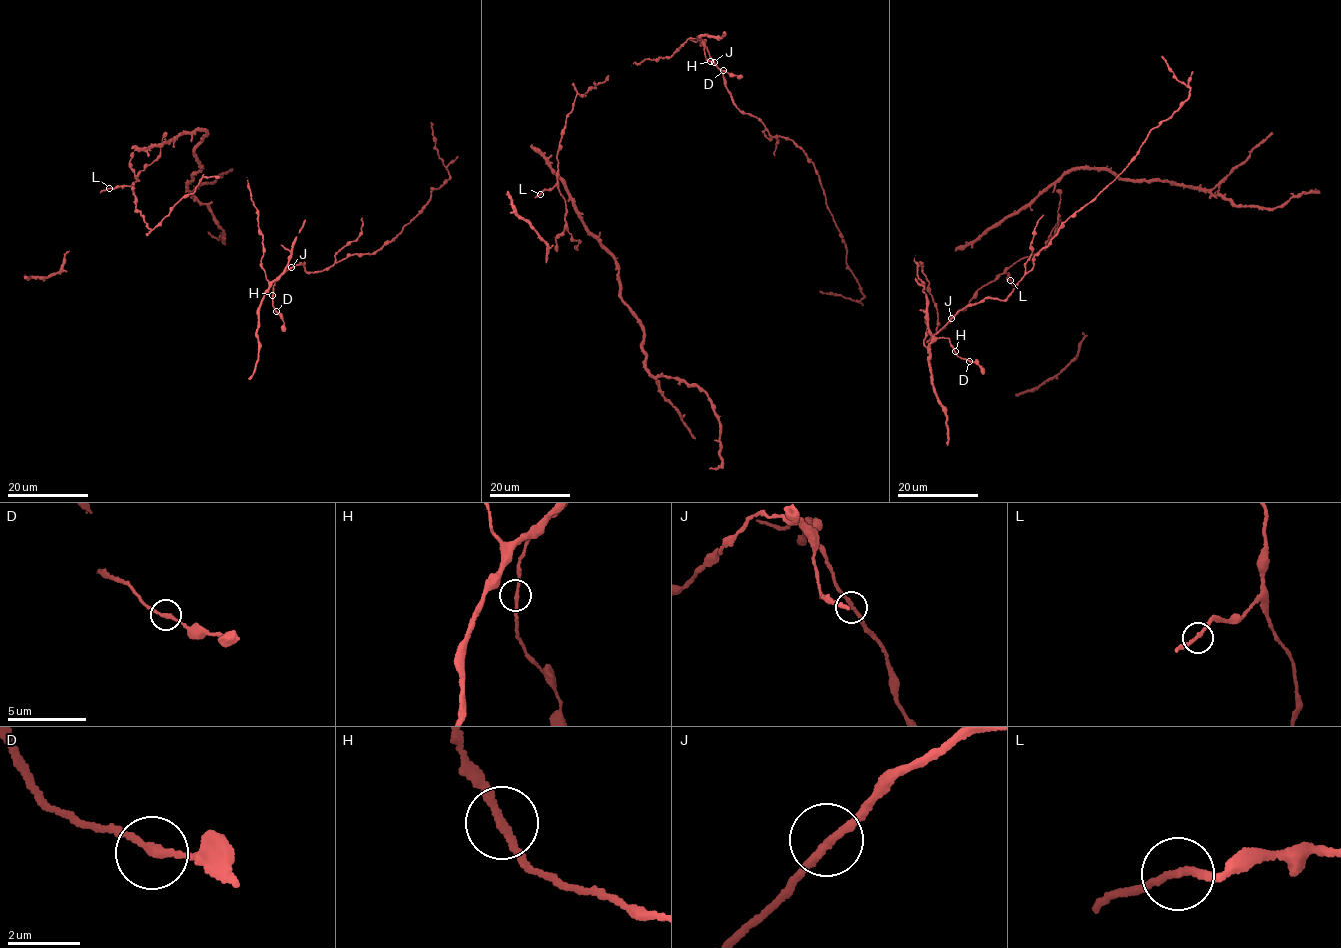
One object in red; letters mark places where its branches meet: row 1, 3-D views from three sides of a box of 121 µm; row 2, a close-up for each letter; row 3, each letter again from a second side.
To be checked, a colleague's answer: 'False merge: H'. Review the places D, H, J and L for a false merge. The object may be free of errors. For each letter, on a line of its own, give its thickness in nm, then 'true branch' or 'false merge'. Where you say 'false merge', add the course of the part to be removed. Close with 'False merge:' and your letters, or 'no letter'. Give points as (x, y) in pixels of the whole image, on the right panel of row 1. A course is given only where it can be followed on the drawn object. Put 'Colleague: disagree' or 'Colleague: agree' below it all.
D: calibre 220 nm; true branch
H: calibre 200 nm; true branch
J: calibre 220 nm; true branch
L: calibre 200 nm; true branch
False merge: no letter
Colleague: disagree

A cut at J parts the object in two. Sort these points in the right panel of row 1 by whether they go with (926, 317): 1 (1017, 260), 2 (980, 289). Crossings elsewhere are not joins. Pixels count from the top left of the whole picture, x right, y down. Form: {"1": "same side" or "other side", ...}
{"1": "same side", "2": "same side"}

